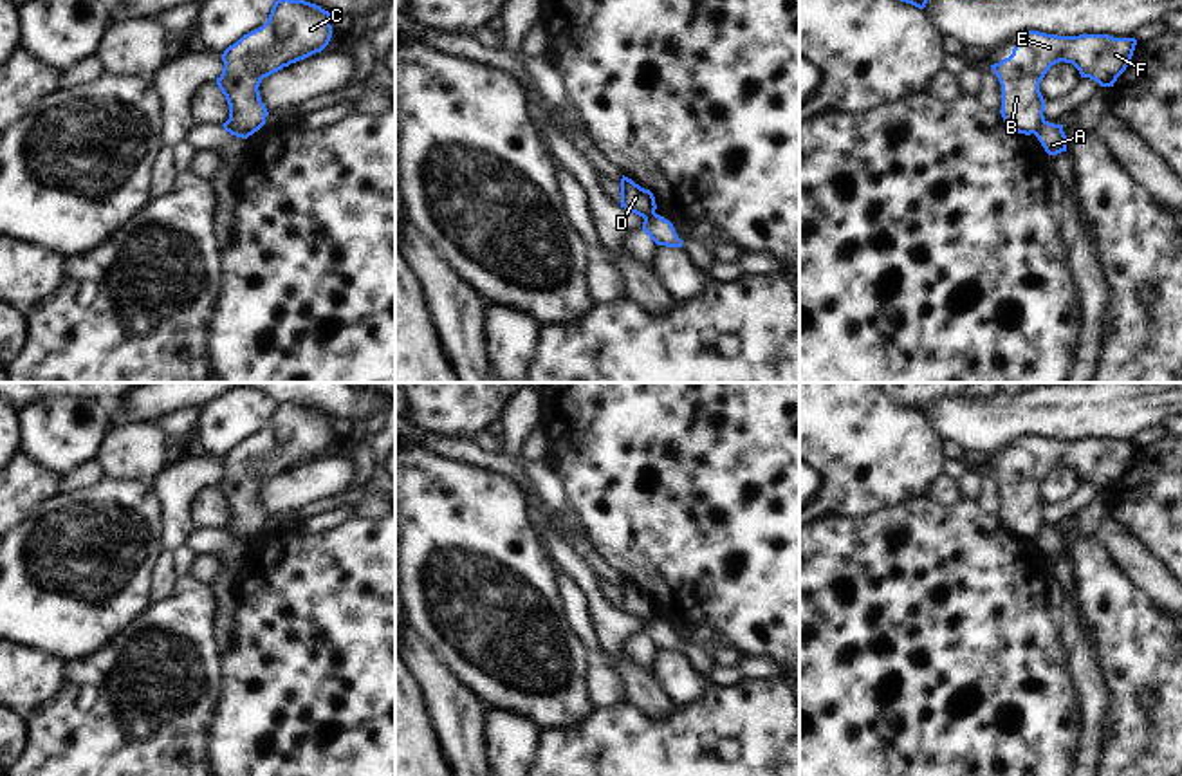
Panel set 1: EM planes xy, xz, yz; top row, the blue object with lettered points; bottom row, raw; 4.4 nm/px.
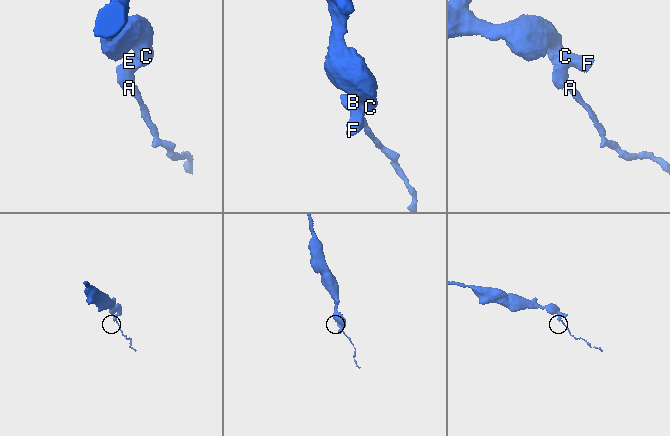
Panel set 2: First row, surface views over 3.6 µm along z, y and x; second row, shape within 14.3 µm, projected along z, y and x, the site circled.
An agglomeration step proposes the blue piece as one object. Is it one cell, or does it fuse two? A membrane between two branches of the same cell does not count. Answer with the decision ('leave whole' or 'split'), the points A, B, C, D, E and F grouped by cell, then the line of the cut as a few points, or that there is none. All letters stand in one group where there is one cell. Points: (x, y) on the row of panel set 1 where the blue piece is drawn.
split; groups A / B C D E F; cut yz (1043, 120), (1034, 134)

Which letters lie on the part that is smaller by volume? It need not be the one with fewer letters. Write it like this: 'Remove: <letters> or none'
Remove: A

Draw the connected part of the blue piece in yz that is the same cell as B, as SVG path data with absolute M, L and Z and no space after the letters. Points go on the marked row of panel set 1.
M1025 31L1012 54L991 65L1002 85L1002 117L1018 134L1036 134L1045 121L1039 83L1052 65L1072 63L1081 78L1113 87L1131 61L1137 40L1110 34L1057 36Z

